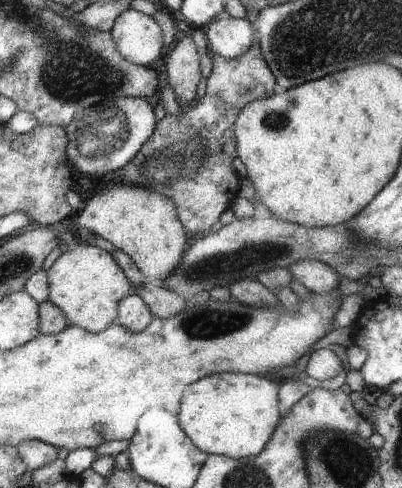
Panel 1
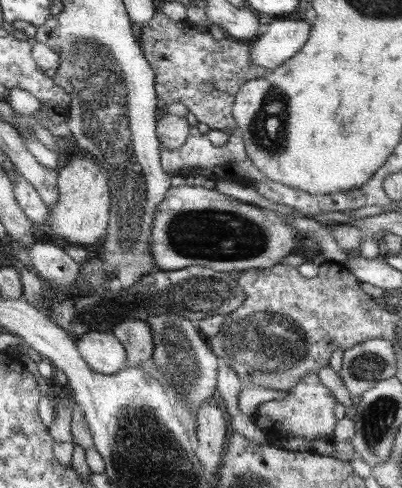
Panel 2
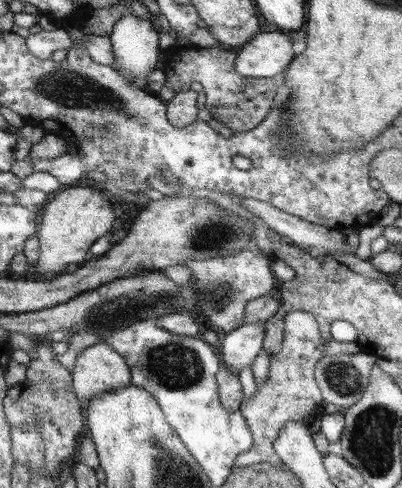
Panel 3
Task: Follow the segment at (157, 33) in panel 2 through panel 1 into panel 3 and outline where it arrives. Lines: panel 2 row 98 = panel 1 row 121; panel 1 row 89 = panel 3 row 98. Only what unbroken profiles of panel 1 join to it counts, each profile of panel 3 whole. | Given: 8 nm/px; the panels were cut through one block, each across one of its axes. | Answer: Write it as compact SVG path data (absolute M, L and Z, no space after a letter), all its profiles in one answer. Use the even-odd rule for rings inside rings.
M173 46L167 54L167 62L163 64L165 74L165 86L169 86L173 92L187 88L191 82L199 82L203 86L203 92L207 96L205 108L209 110L211 118L219 120L221 124L229 126L235 134L255 130L265 116L273 110L275 104L275 80L273 78L247 78L235 72L235 50L227 48L181 48Z

